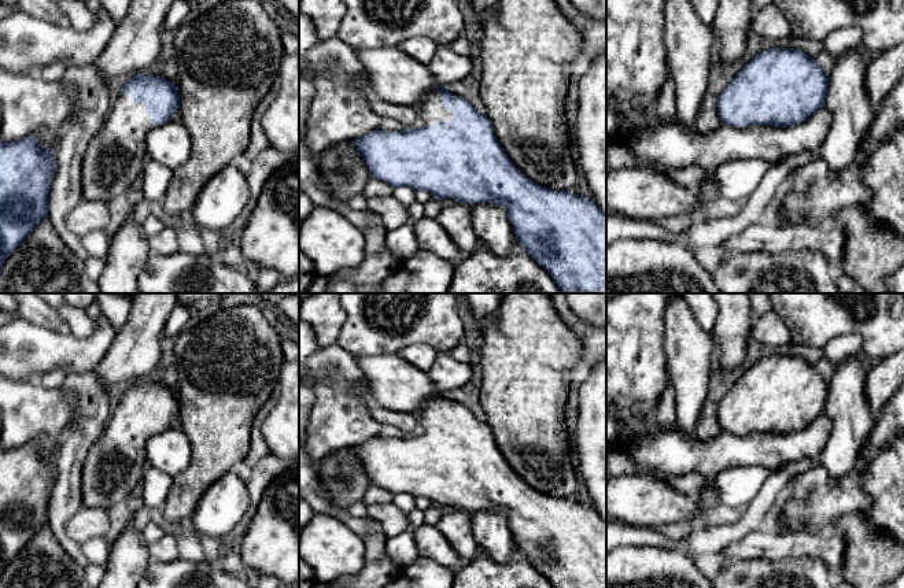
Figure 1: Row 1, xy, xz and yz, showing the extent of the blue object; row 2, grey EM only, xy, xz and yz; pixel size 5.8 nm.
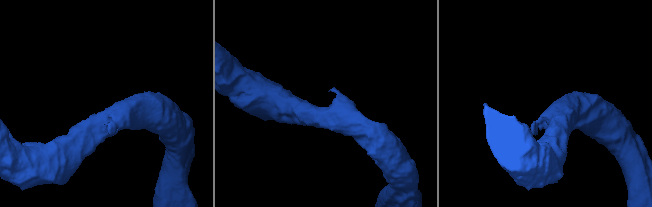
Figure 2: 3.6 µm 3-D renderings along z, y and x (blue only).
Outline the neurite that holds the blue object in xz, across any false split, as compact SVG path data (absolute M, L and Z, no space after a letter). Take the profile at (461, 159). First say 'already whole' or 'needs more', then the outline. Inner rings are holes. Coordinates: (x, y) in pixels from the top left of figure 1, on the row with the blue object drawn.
needs more | M435 85L416 107L424 126L384 132L376 129L354 138L372 178L381 180L392 188L407 186L427 191L433 197L451 199L454 203L494 203L506 207L509 222L517 243L554 280L561 293L606 293L606 214L593 199L538 185L519 170L501 147L492 123L469 101L453 95L447 86Z

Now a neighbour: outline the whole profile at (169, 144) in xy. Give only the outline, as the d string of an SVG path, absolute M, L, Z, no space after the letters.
M171 118L148 132L145 147L147 159L174 170L188 160L191 155L191 137L180 118Z

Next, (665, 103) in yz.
M668 71L667 79L664 82L663 90L656 101L656 119L653 125L664 125L674 121L675 118L675 96L674 96L674 81Z

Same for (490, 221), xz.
M494 203L468 204L472 212L473 230L479 244L495 256L509 256L517 243L505 206Z

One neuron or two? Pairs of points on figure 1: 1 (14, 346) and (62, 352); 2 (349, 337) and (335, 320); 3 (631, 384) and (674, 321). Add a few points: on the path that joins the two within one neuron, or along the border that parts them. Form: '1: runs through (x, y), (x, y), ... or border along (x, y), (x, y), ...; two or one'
1: runs through (26, 347), (32, 350), (50, 350); one
2: border along (343, 307), (346, 322), (336, 341); two
3: border along (664, 307), (664, 357), (667, 369); two

